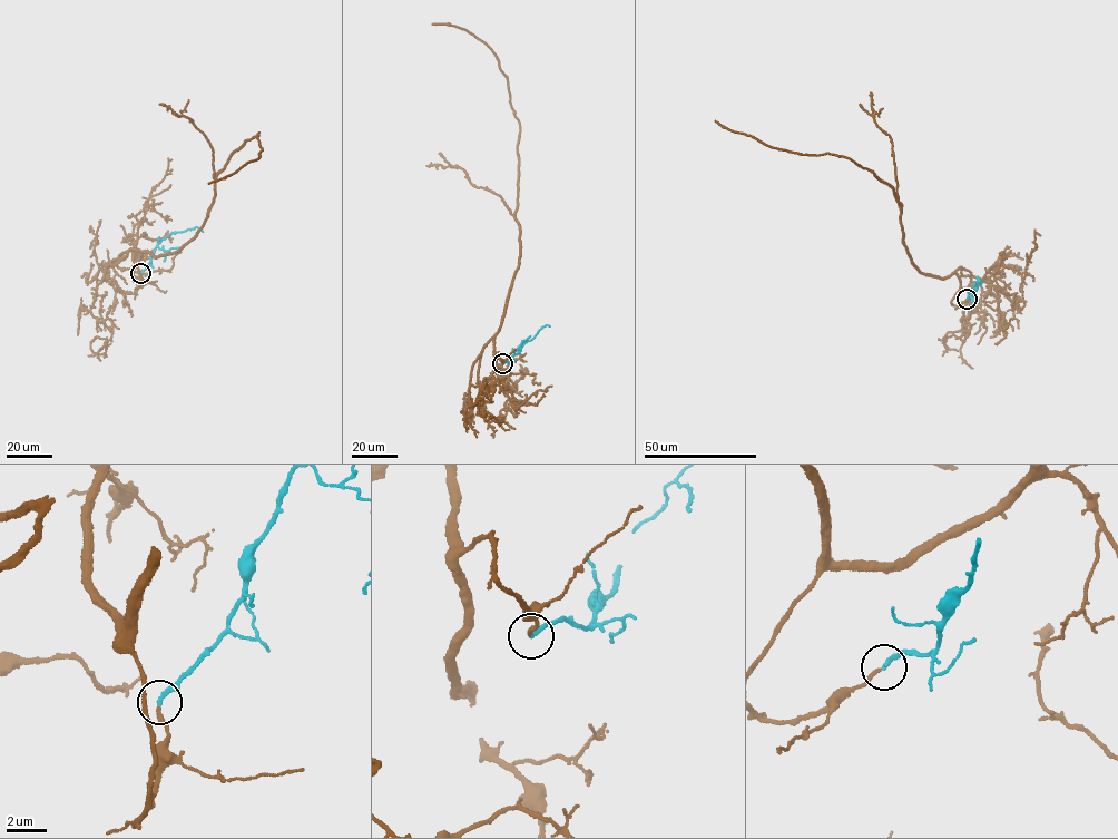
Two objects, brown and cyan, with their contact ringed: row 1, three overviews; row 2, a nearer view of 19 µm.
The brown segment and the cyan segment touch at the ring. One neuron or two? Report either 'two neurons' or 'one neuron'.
one neuron

